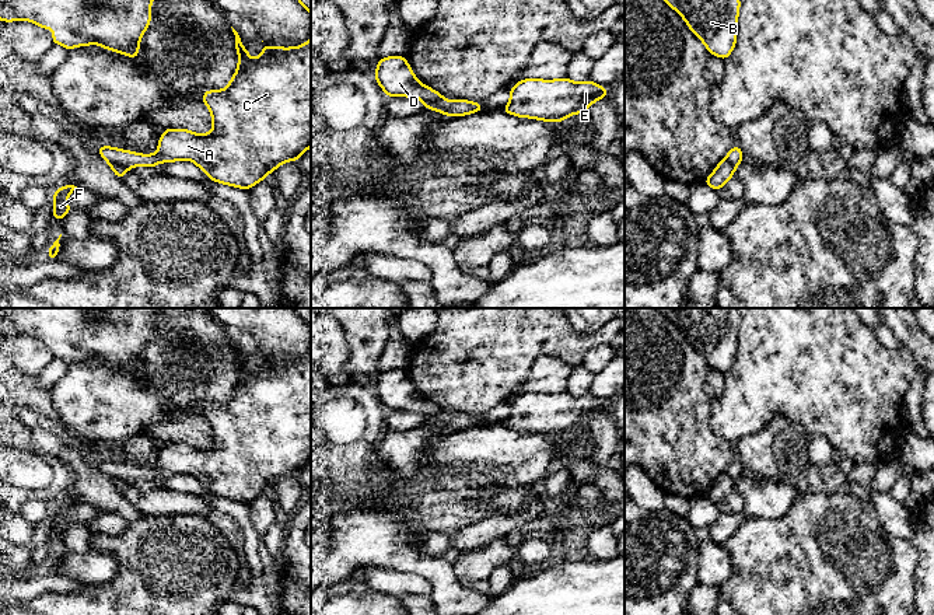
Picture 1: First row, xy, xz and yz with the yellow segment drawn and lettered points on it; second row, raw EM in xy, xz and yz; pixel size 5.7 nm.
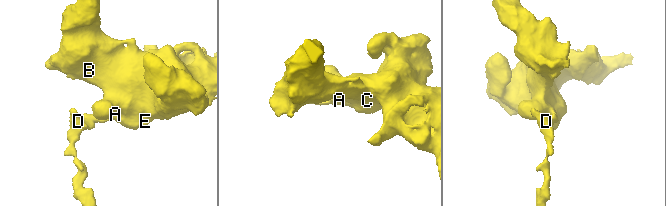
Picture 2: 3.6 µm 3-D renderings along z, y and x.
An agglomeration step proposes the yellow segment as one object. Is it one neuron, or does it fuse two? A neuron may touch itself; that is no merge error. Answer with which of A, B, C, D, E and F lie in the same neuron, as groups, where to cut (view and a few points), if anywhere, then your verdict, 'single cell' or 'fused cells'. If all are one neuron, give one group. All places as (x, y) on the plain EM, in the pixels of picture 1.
groups A B C E / D F; cut xy (108, 475), (121, 478), (126, 484); fused cells

